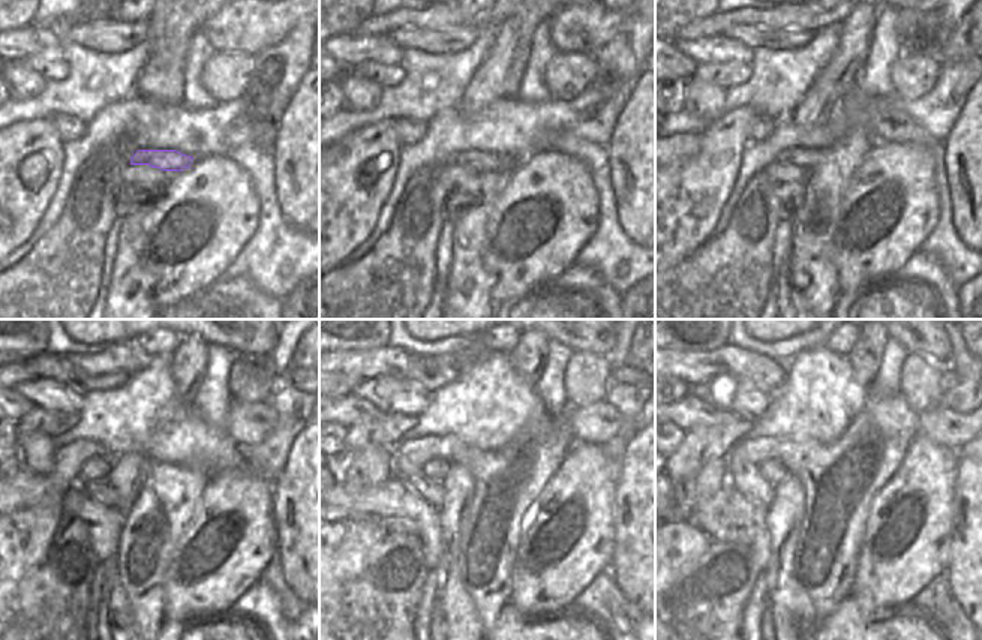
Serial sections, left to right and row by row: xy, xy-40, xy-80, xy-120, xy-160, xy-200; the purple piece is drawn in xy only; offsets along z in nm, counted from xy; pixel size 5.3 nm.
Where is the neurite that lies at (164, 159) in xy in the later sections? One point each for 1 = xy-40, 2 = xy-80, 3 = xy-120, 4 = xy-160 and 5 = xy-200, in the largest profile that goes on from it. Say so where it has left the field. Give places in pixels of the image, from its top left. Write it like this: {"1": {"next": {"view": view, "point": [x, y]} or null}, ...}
{"1": {"next": {"view": "xy-40", "point": [482, 161]}}, "2": {"next": {"view": "xy-80", "point": [805, 159]}}, "3": {"next": {"view": "xy-120", "point": [98, 490]}}, "4": {"next": {"view": "xy-160", "point": [429, 490]}}, "5": {"next": {"view": "xy-200", "point": [744, 475]}}}

